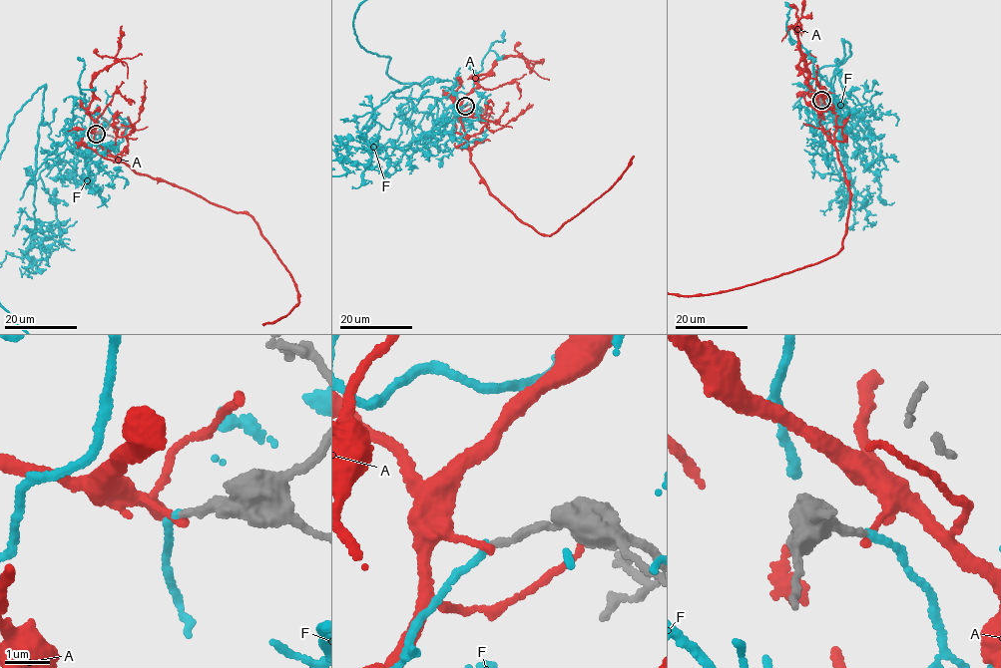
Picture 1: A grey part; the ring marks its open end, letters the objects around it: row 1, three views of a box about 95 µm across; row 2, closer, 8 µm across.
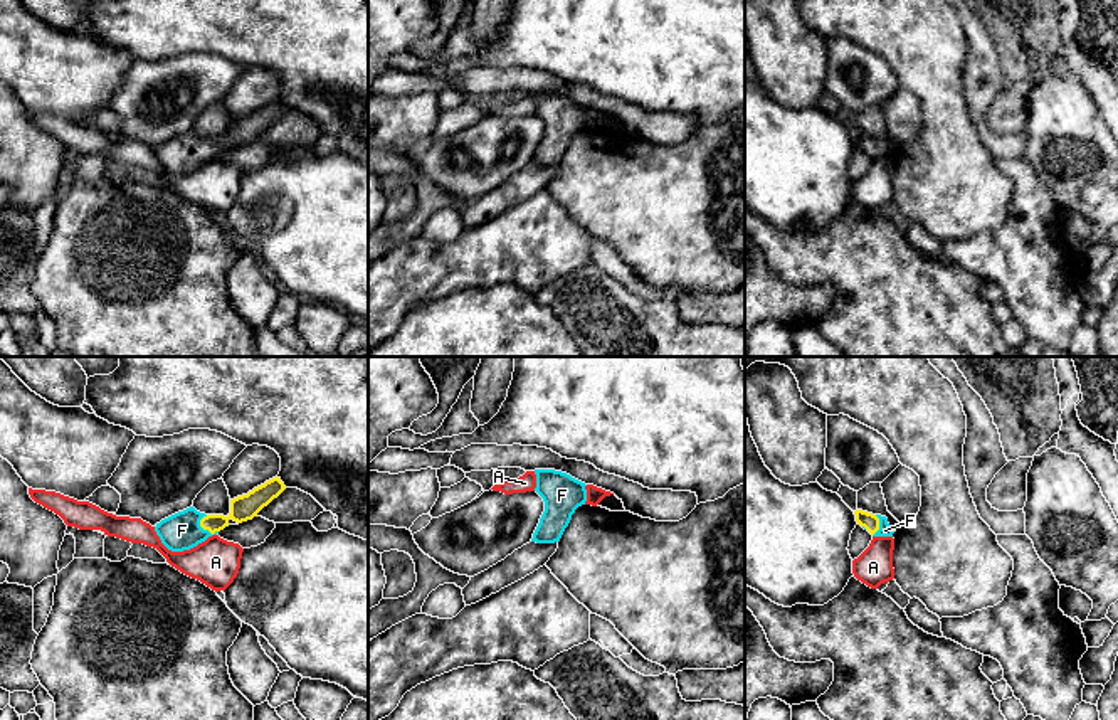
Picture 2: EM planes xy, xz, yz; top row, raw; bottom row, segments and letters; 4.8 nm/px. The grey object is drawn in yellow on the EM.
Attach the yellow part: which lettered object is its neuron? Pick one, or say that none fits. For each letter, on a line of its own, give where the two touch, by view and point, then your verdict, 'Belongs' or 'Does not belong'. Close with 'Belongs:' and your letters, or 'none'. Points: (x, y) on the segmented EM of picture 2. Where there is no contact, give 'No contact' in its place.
A: No contact. Does not belong
F: Touches yellow at xy (207, 529). Belongs
Belongs: F

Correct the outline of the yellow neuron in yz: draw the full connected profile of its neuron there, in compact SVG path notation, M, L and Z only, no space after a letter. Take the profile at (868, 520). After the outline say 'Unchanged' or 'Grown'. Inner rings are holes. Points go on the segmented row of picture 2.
M856 510L854 515L857 525L868 530L873 537L893 537L894 532L886 516L873 515L862 510Z. Grown

